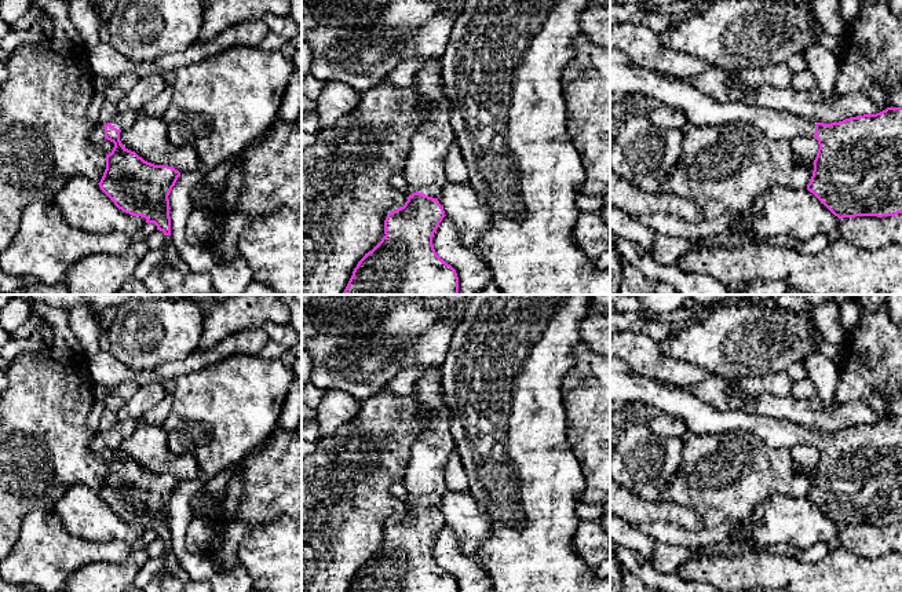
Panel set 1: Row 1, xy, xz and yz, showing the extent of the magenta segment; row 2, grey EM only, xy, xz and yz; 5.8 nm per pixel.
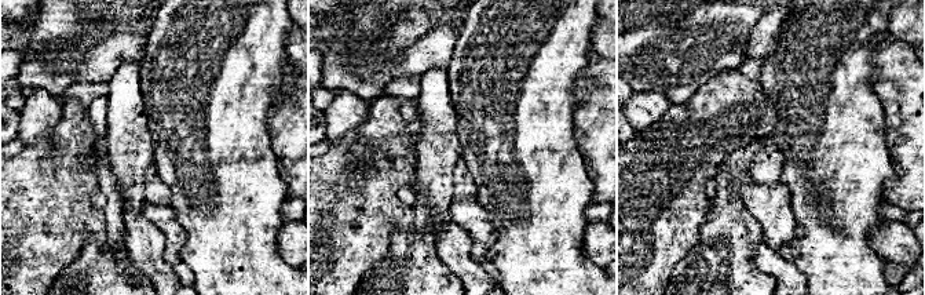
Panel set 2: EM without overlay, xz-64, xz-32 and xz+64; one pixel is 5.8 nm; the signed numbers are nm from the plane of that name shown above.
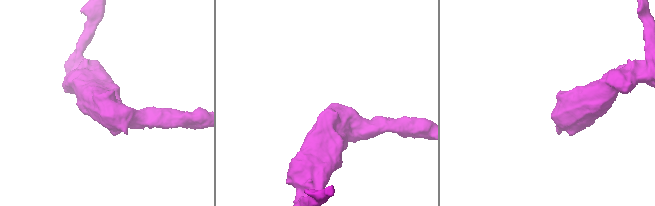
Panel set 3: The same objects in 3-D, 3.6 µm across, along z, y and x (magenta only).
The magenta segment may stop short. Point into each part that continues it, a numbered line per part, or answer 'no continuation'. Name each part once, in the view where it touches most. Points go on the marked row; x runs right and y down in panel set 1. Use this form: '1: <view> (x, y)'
1: xz (424, 168)

